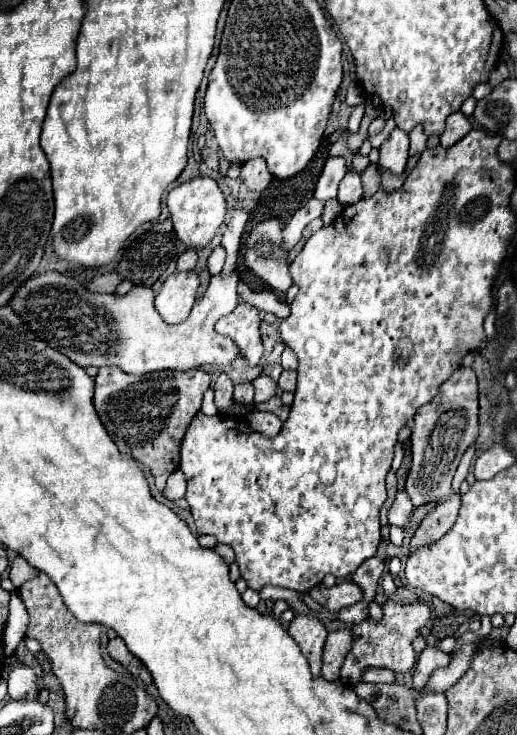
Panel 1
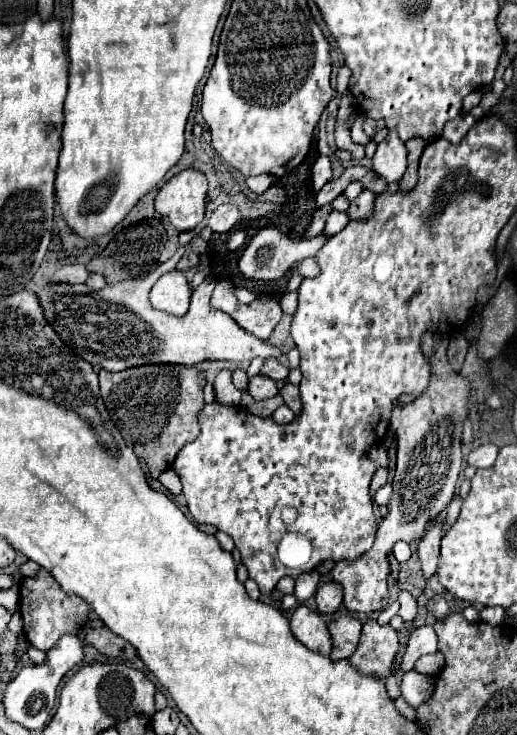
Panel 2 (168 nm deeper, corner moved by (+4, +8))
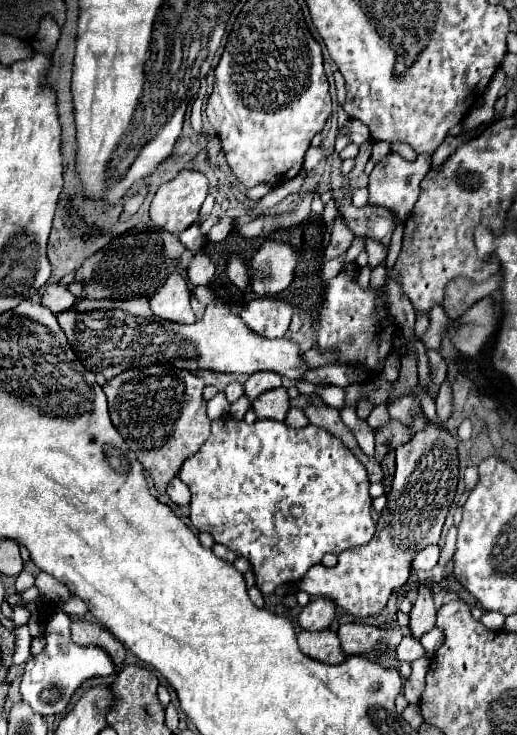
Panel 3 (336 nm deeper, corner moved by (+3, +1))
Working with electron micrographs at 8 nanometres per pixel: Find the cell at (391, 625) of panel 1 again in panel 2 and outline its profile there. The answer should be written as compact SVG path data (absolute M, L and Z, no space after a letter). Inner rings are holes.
M366 621L356 653L350 657L350 663L362 673L376 673L386 681L386 689L392 699L400 697L400 687L390 667L396 657L400 643L398 635L390 625L378 625L376 621Z

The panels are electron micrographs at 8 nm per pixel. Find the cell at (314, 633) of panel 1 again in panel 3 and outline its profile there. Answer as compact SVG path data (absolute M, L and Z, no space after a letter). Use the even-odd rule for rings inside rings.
M301 630L297 634L297 640L301 652L307 654L309 658L315 658L325 664L341 664L345 660L339 646L339 638L333 630L319 630L319 632Z

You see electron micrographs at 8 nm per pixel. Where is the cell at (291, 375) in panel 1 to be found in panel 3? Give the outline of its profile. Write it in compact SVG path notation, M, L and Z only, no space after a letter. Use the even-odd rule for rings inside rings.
M255 372L245 382L245 394L249 396L249 400L255 400L261 392L273 390L273 388L279 388L279 386L281 386L279 374L275 374L275 372Z

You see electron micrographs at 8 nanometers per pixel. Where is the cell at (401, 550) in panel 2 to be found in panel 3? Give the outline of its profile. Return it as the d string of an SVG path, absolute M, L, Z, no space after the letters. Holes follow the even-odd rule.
M431 544L425 550L417 552L417 556L413 558L413 570L431 570L437 564L439 558L439 546Z

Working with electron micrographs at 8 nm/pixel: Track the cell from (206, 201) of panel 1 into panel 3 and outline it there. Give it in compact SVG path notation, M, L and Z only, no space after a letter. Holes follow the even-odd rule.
M181 170L177 178L159 186L151 202L151 220L167 232L179 236L199 218L199 208L209 192L209 182L201 172Z

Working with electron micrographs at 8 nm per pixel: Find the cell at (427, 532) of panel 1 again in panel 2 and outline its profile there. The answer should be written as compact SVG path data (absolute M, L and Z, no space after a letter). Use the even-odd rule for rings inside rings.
M442 523L428 527L426 535L418 541L418 557L420 557L420 563L422 563L424 579L434 577L434 571L436 571L436 565L438 565L440 539L442 539Z

